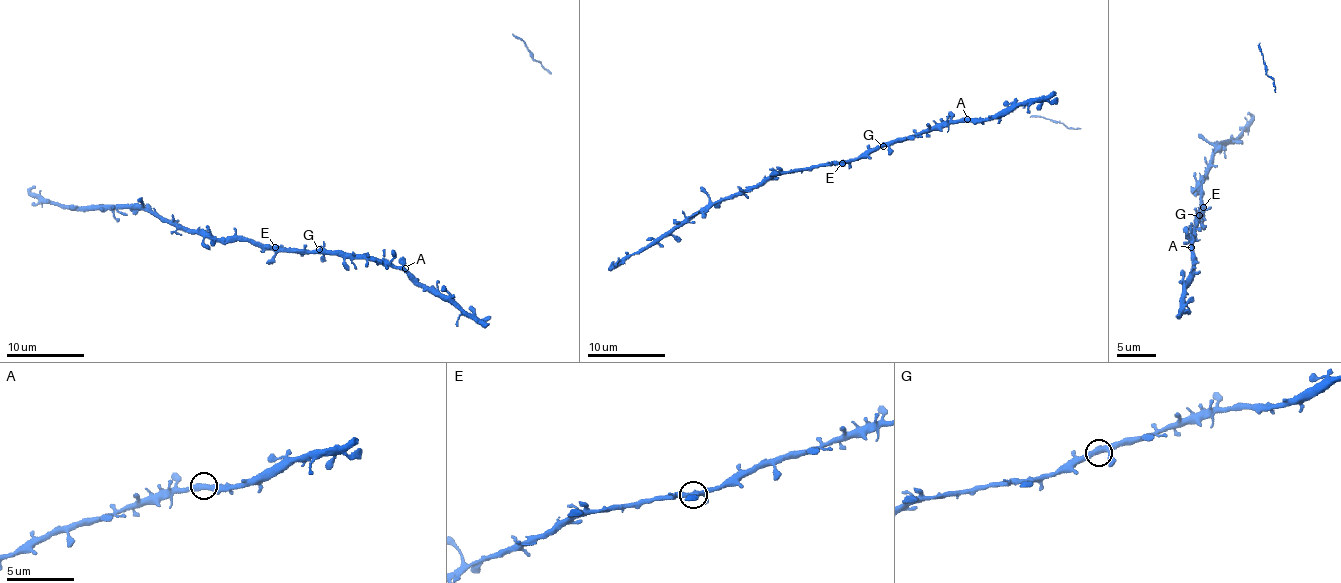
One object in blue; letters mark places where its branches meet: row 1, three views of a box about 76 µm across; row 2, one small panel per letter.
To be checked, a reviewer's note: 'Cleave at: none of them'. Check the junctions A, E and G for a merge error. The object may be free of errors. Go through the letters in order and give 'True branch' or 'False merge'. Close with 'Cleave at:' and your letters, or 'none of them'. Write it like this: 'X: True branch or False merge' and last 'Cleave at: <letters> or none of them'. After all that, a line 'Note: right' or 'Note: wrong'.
A: True branch
E: True branch
G: True branch
Cleave at: none of them
Note: right

